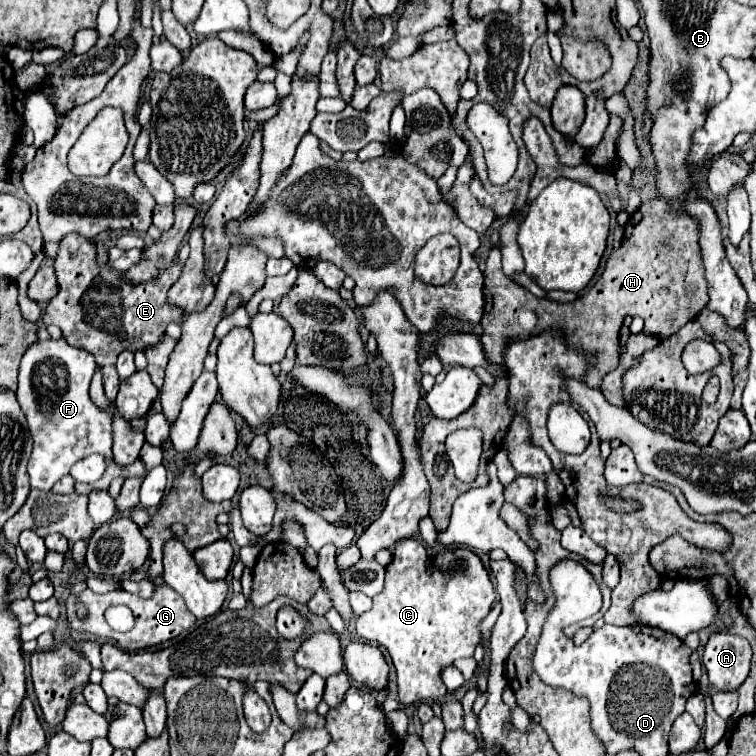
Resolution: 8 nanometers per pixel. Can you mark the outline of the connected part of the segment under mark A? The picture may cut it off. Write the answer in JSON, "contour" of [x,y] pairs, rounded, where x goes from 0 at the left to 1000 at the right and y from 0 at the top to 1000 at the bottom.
{"contour":[[[942,839],[929,870],[942,910],[950,915],[976,913],[987,899],[995,876],[995,857],[989,847],[971,839]]]}

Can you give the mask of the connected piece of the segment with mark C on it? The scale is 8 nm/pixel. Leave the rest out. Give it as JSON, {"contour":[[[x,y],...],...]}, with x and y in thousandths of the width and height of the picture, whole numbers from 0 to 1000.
{"contour":[[[542,712],[542,714],[526,717],[521,728],[521,741],[511,749],[508,780],[495,788],[492,807],[481,810],[471,820],[471,836],[476,844],[492,847],[513,860],[524,881],[526,918],[534,934],[542,934],[566,923],[585,923],[590,918],[590,907],[582,899],[582,886],[587,881],[595,881],[606,870],[619,870],[627,865],[627,857],[635,849],[635,823],[646,815],[656,794],[656,783],[646,765],[646,757],[640,754],[635,738],[627,730],[616,725],[603,725],[603,728],[590,728],[579,735],[571,735],[574,741],[571,759],[563,759],[563,749],[561,749],[563,735],[566,730],[553,714]]]}

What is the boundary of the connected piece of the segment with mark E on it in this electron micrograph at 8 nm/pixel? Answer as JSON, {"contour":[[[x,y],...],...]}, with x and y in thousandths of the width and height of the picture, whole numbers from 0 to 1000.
{"contour":[[[93,310],[79,320],[71,354],[79,384],[63,399],[61,418],[56,423],[58,429],[79,431],[87,452],[119,466],[130,484],[153,481],[161,463],[190,466],[193,460],[206,458],[214,450],[220,431],[225,426],[241,426],[243,421],[241,407],[222,399],[222,384],[241,362],[241,352],[235,347],[222,352],[220,362],[214,362],[209,373],[167,378],[151,354],[127,349],[127,325],[122,317],[106,310]]]}

